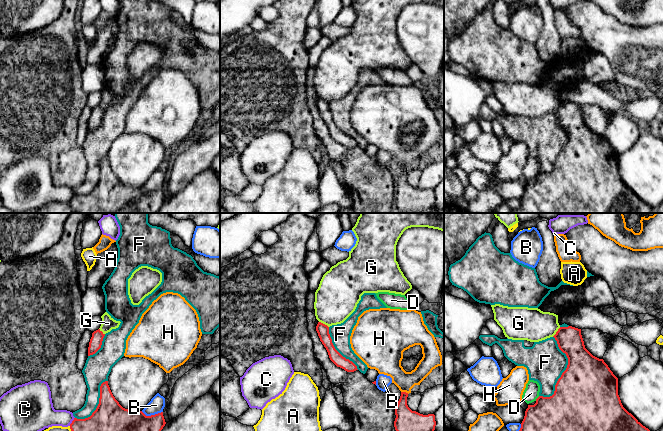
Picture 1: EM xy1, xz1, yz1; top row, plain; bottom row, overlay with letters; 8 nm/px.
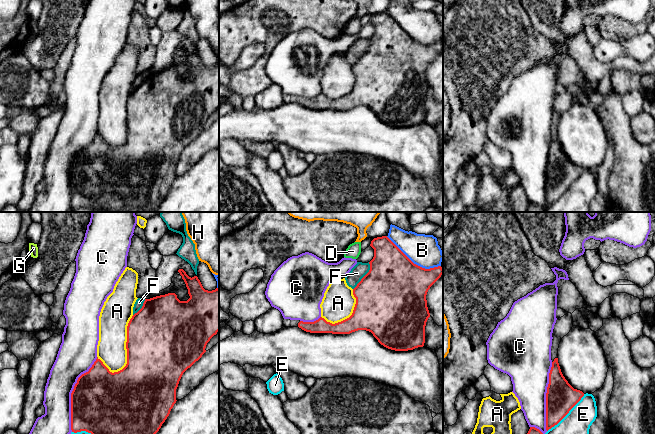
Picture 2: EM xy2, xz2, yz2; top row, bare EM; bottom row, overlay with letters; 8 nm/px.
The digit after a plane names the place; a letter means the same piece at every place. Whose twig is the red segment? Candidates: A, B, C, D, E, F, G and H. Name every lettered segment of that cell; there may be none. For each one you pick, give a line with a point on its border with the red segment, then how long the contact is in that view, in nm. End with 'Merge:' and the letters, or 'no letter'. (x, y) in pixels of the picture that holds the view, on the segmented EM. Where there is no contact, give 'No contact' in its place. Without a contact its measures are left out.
Merge: no letter

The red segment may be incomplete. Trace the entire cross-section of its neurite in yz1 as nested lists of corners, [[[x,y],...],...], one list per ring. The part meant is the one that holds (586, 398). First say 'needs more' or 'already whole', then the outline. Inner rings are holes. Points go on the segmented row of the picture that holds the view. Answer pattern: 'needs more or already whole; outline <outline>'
already whole; outline [[[568,326],[560,327],[556,334],[553,336],[557,341],[559,349],[566,354],[568,358],[568,365],[566,370],[562,373],[555,385],[554,394],[550,397],[539,396],[536,399],[534,405],[528,405],[525,411],[524,419],[521,423],[519,431],[650,431],[648,428],[643,426],[631,413],[629,413],[622,405],[620,397],[618,395],[618,378],[613,374],[608,365],[603,359],[599,359],[593,356],[584,345],[584,341],[581,335],[581,329]]]

